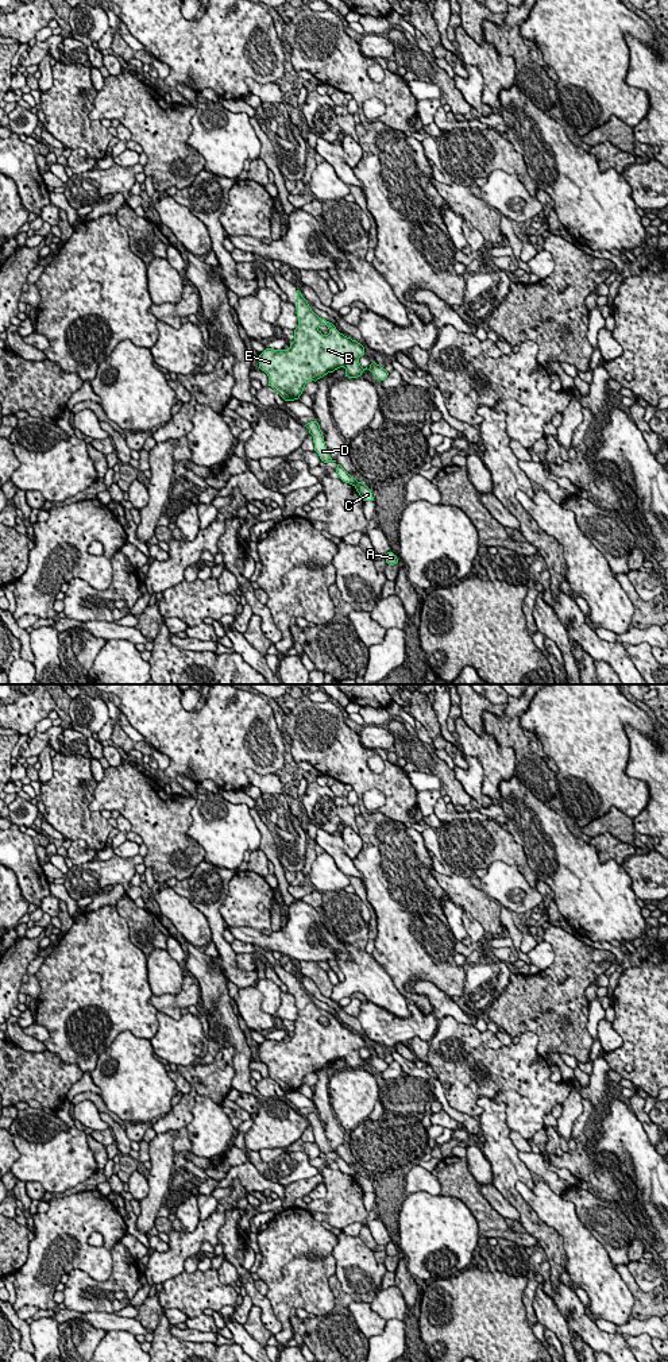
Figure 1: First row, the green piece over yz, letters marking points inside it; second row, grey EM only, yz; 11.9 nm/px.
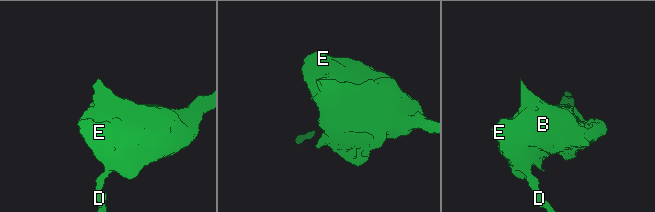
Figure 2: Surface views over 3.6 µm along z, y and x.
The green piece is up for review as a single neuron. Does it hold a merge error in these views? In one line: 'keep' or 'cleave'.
cleave

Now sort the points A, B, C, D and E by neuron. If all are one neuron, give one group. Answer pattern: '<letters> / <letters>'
A C / B D E

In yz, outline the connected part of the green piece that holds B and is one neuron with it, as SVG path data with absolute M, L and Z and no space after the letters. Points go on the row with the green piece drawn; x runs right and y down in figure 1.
M297 290L298 327L289 350L266 348L259 355L259 369L285 401L298 400L308 382L317 381L344 367L345 377L358 378L366 369L359 363L364 347L340 333L336 327L318 317Z

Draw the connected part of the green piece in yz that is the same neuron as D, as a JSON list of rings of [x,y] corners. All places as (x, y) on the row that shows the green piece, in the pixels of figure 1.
[[[310,421],[305,427],[309,429],[309,433],[313,436],[314,451],[318,454],[320,459],[324,463],[336,462],[328,454],[328,450],[327,450],[327,445],[325,445],[325,441],[324,441],[324,436],[323,436],[323,432],[320,429],[318,423]]]

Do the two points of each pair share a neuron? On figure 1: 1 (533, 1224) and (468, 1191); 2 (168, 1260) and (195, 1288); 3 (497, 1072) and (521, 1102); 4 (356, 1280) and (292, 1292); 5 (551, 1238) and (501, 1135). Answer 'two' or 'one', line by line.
1: two
2: two
3: one
4: two
5: one

